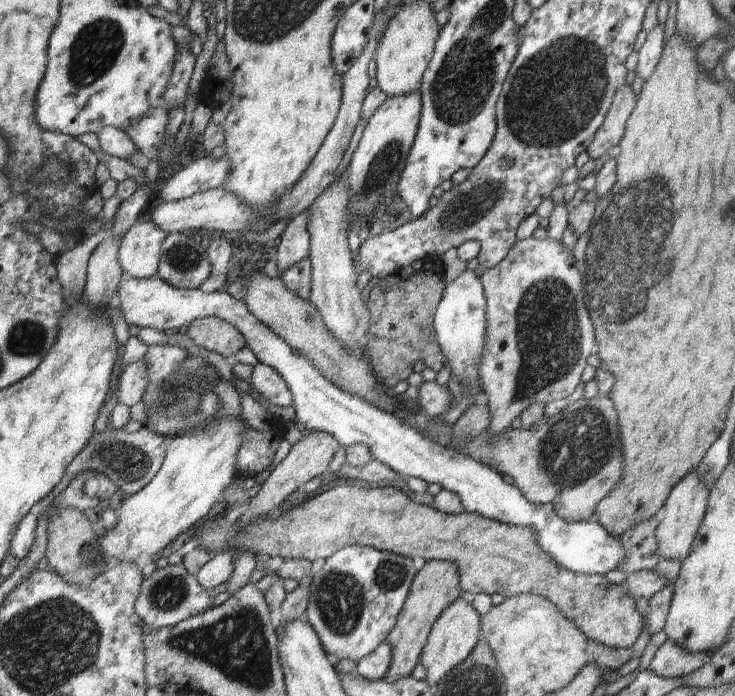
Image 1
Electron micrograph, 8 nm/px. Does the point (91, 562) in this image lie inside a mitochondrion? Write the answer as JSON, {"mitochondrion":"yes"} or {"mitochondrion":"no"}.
{"mitochondrion":"yes"}

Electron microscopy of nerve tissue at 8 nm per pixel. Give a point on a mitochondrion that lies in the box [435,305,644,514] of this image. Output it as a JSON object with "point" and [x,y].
{"point":[576,446]}

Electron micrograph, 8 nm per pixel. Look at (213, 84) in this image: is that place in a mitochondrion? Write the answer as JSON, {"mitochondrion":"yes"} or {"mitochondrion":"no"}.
{"mitochondrion":"no"}

